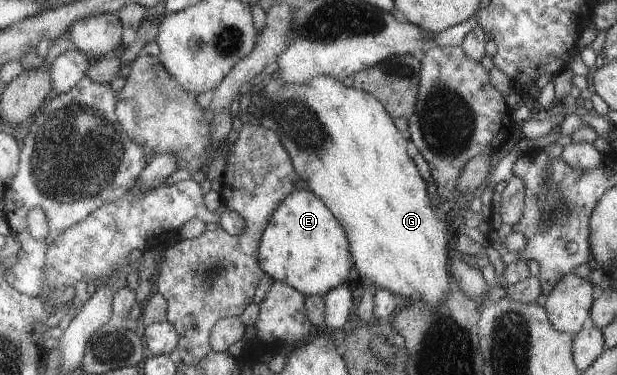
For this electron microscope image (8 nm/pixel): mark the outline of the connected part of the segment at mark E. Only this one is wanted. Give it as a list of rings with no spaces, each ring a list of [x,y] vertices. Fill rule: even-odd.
[[[309,189],[294,192],[275,209],[266,227],[259,233],[255,256],[259,261],[258,267],[264,274],[272,277],[274,281],[289,285],[305,296],[323,296],[331,289],[348,285],[350,271],[355,268],[344,228],[324,202]]]

